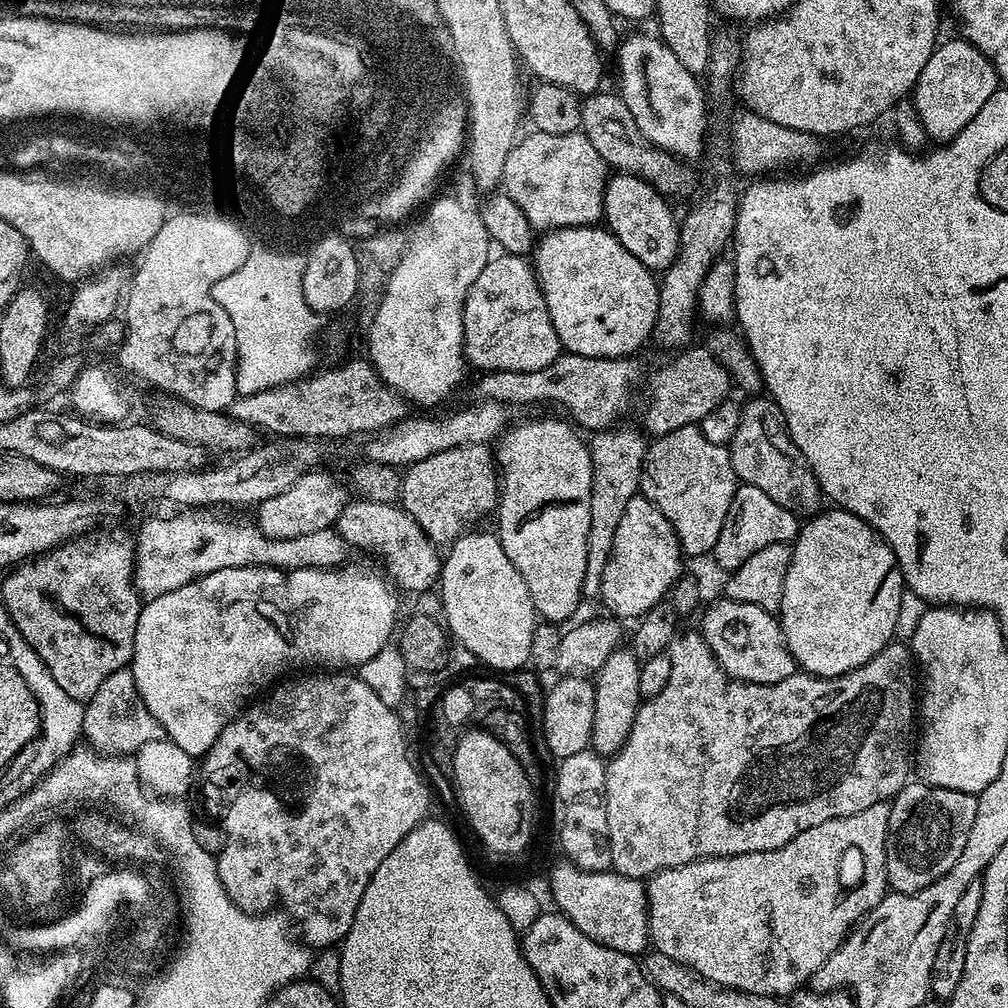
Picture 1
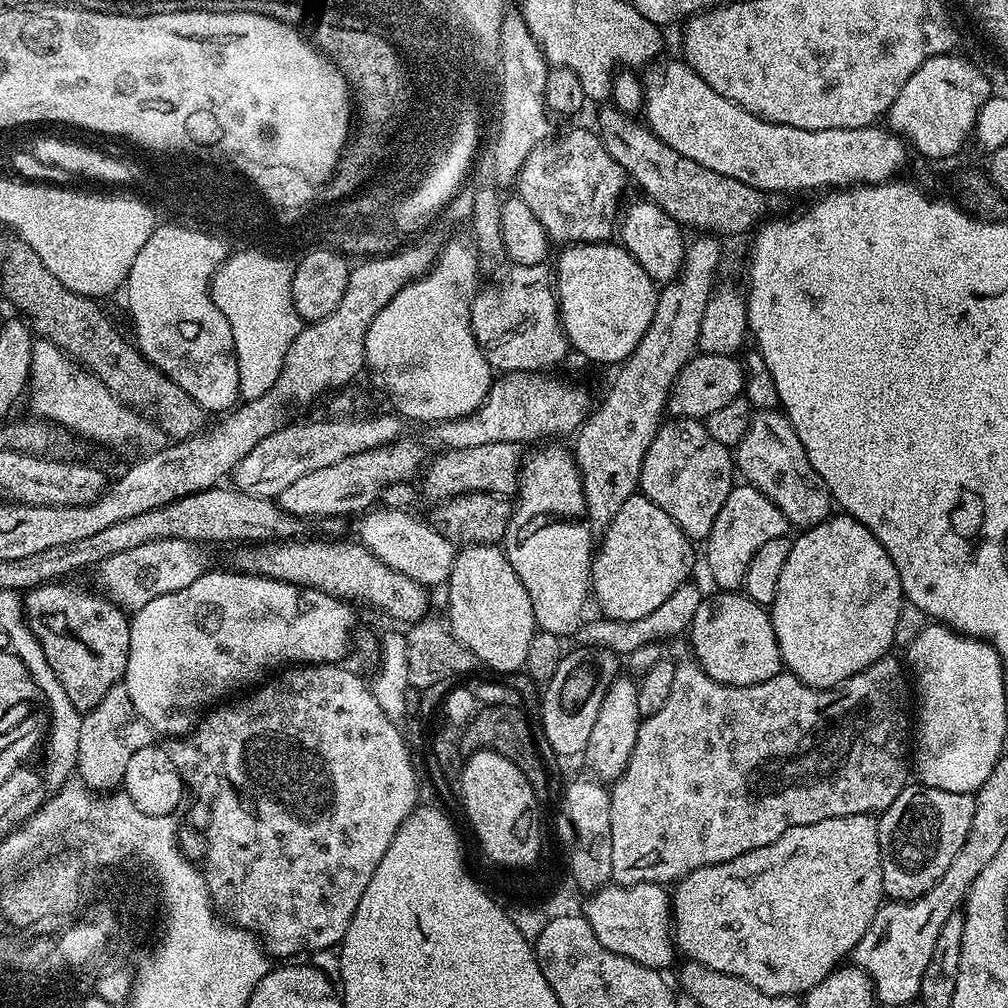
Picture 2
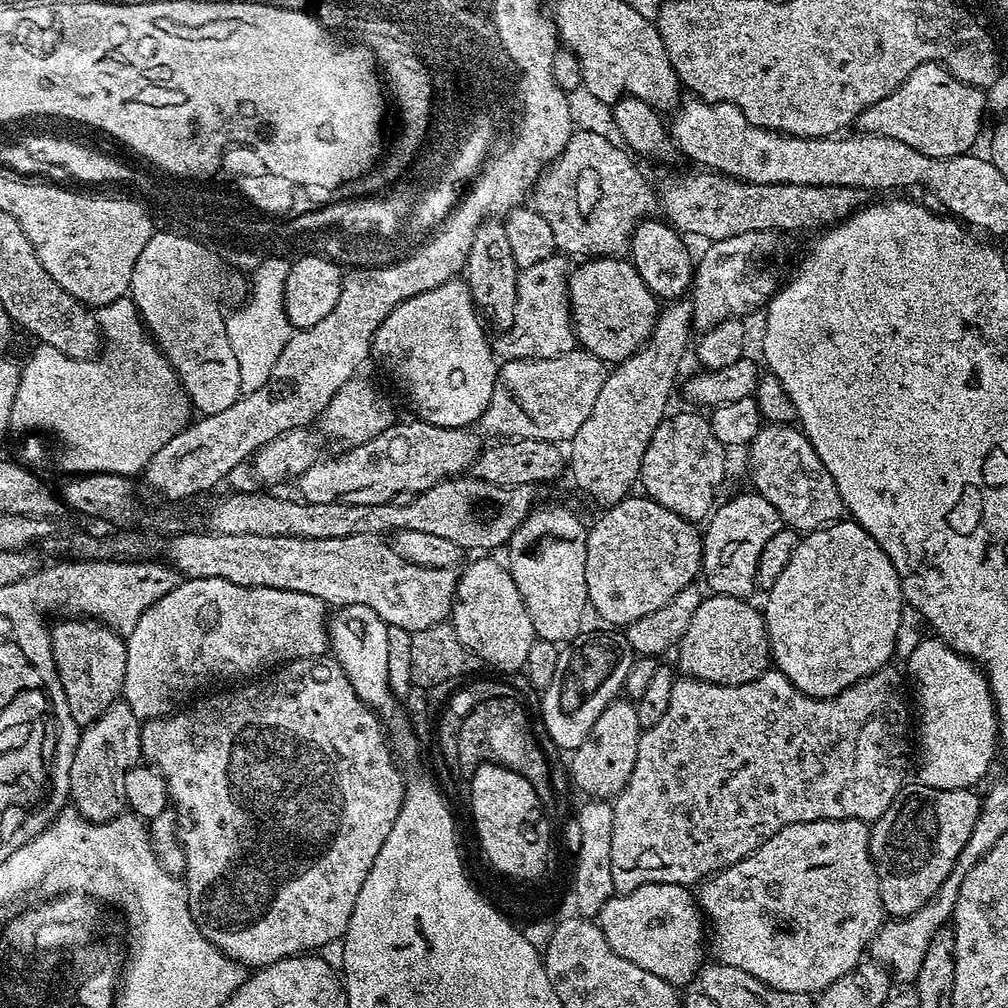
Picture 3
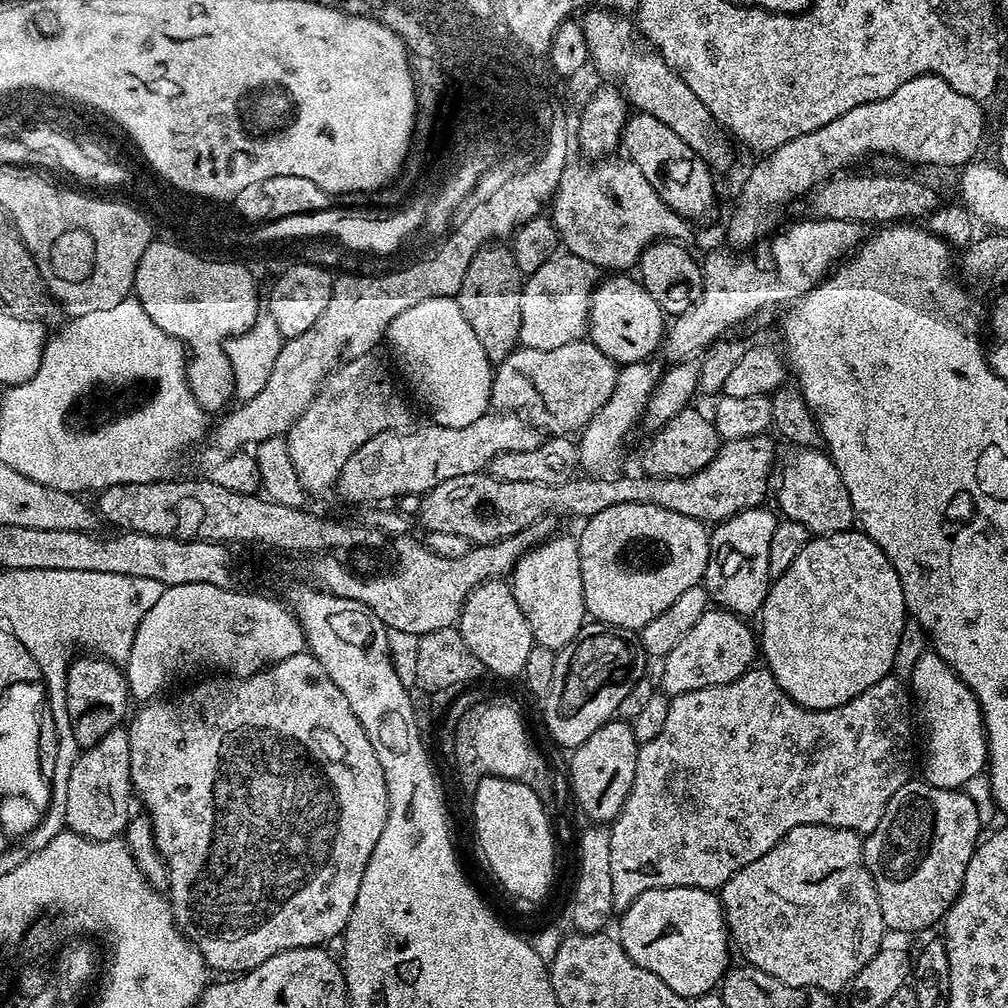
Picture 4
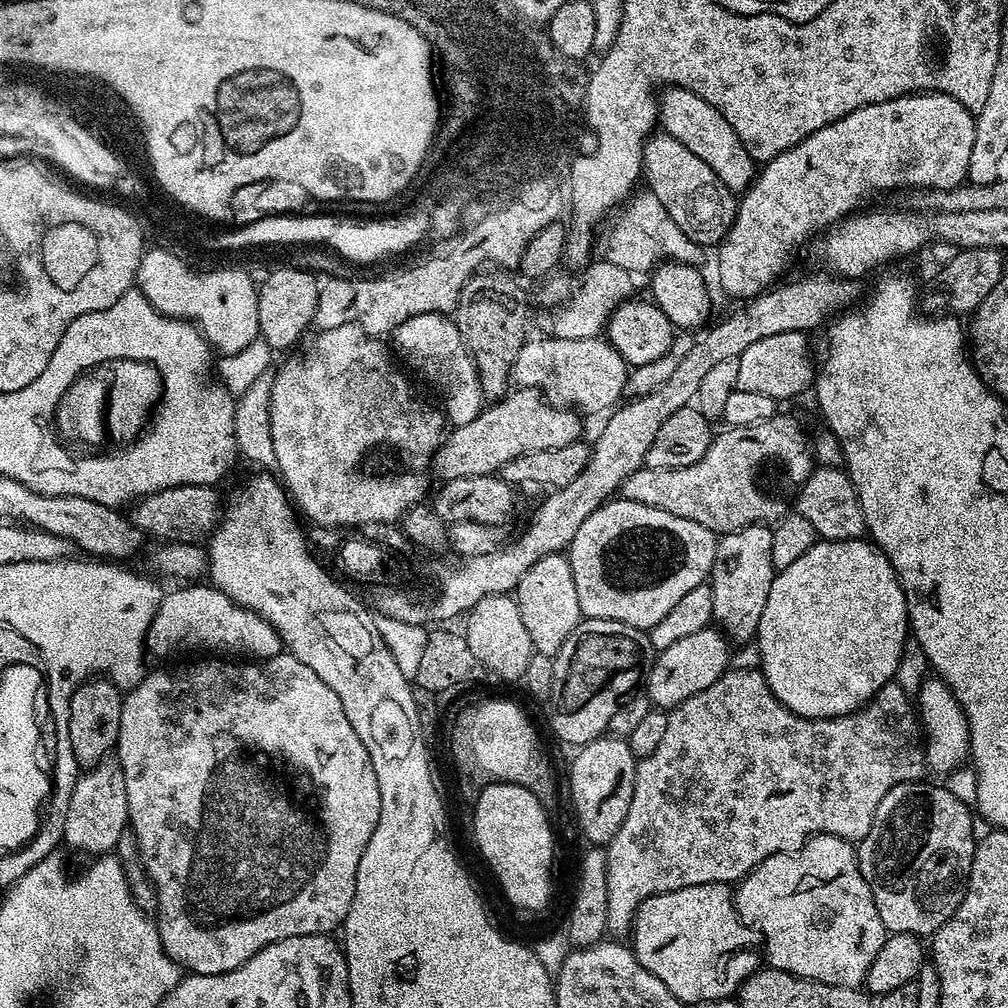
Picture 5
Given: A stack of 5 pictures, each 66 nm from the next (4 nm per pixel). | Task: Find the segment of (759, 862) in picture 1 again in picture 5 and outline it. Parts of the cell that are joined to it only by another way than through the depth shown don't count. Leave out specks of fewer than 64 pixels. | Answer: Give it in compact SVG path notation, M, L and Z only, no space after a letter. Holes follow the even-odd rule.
M823 832L804 841L800 848L766 858L735 885L734 899L740 921L757 933L762 941L767 963L807 980L826 982L830 986L860 988L867 981L874 954L878 954L884 945L886 929L882 918L878 918L874 894L870 894L870 886L866 878L862 878L853 841L843 840L834 834Z

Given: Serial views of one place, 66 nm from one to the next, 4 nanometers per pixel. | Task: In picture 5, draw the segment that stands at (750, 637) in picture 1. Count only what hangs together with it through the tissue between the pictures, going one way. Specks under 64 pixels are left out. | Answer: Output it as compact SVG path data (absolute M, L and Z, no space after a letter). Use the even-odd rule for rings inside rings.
M709 626L698 630L698 634L689 634L674 642L674 646L666 646L653 659L652 667L646 677L646 695L653 705L660 710L671 710L678 707L686 698L694 698L694 694L702 694L706 686L714 686L718 678L730 667L728 661L730 641L723 631Z

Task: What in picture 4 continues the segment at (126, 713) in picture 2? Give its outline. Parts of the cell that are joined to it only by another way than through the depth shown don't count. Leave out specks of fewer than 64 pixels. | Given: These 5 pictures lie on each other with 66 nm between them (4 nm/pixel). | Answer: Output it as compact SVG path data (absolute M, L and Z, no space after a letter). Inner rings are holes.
M123 727L112 728L102 742L93 748L85 748L74 762L74 770L70 770L70 787L66 793L66 828L69 832L77 832L91 840L115 840L124 831L134 815L132 809L134 793L130 778L130 738Z

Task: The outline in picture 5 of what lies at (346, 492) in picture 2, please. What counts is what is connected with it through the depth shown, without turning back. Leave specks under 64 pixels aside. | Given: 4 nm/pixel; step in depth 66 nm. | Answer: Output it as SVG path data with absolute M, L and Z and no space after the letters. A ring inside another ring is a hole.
M521 388L509 391L503 398L489 403L480 411L474 422L457 424L445 435L441 445L434 453L436 472L441 481L454 478L474 478L475 476L491 476L499 473L510 458L518 458L522 454L534 454L534 450L558 450L558 446L570 446L570 442L581 439L579 411L557 406L544 399L537 388Z

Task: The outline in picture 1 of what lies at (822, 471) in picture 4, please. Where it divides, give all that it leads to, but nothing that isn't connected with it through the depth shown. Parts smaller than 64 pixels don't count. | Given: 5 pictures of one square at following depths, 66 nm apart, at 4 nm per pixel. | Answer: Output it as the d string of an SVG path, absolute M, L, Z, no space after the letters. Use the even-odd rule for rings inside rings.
M761 394L743 401L738 430L728 453L740 484L758 486L758 490L770 494L778 506L786 506L786 510L798 518L811 518L821 511L822 493L818 478L814 478L806 458L798 446L794 446L778 406L767 395Z

